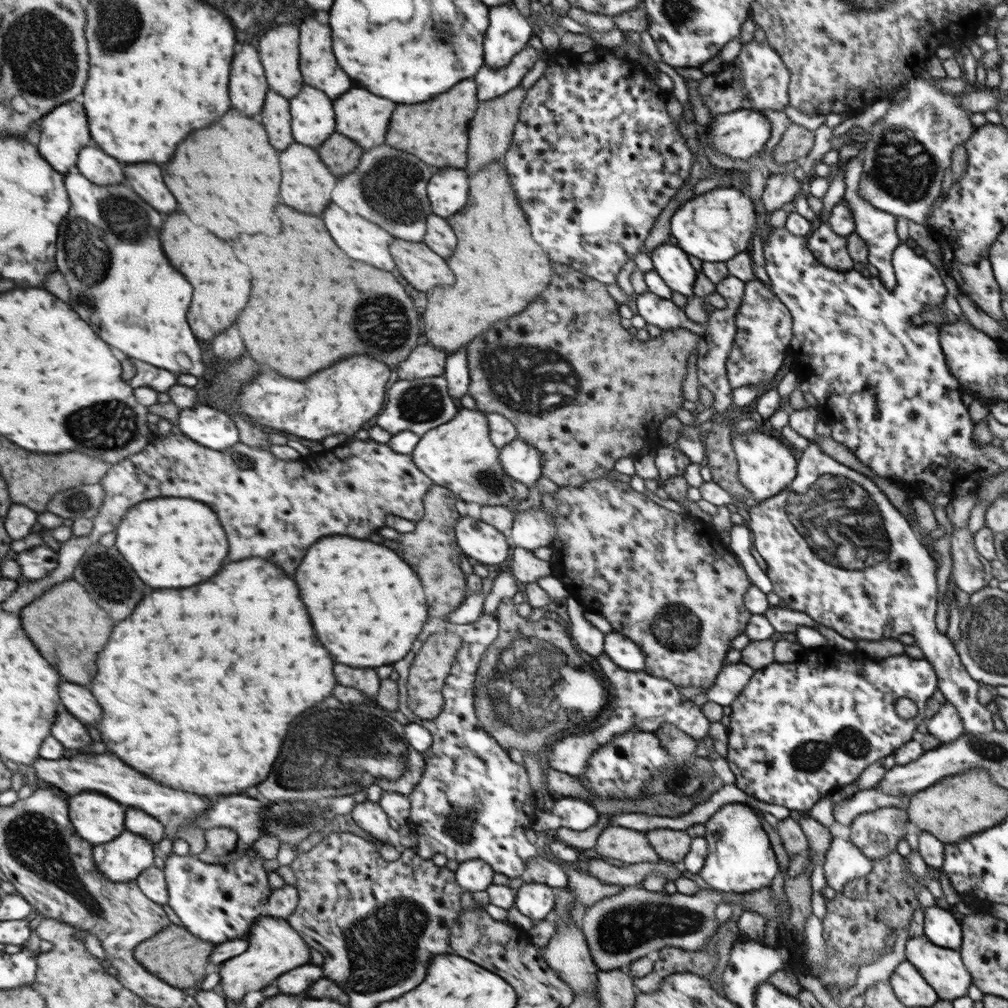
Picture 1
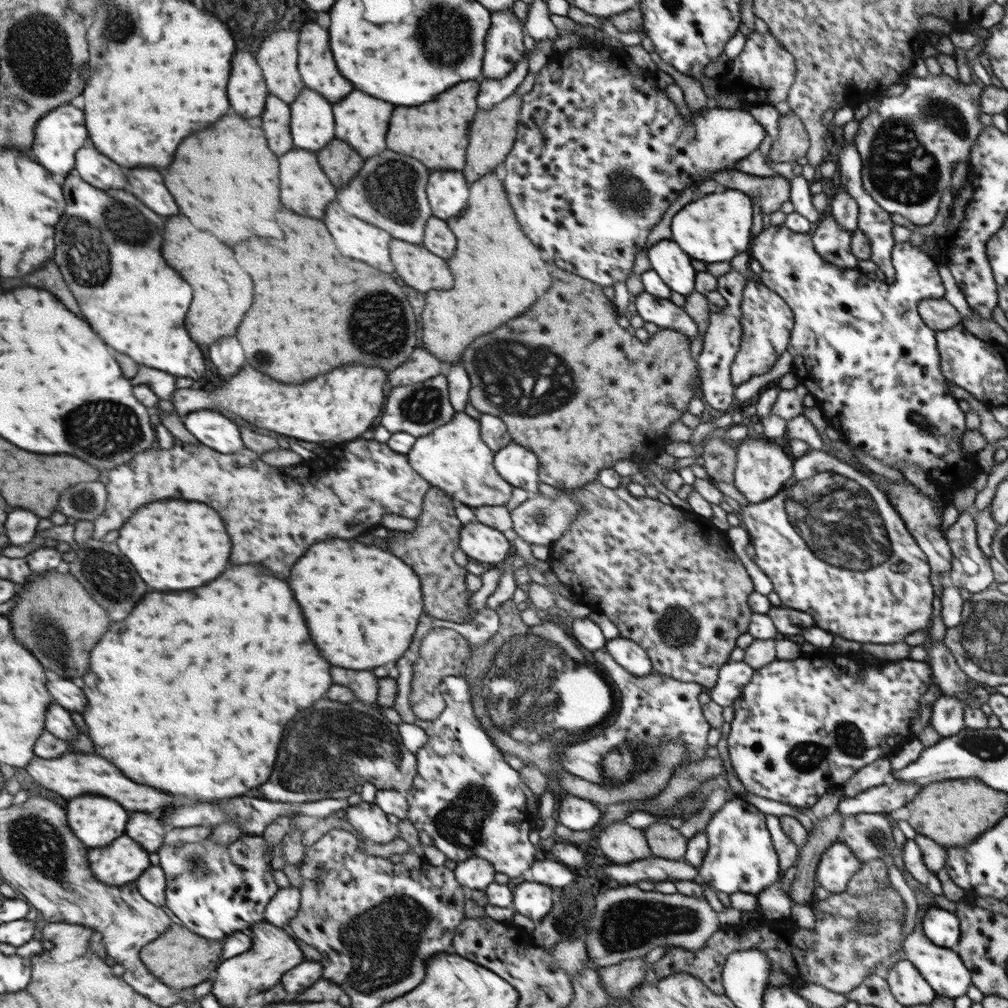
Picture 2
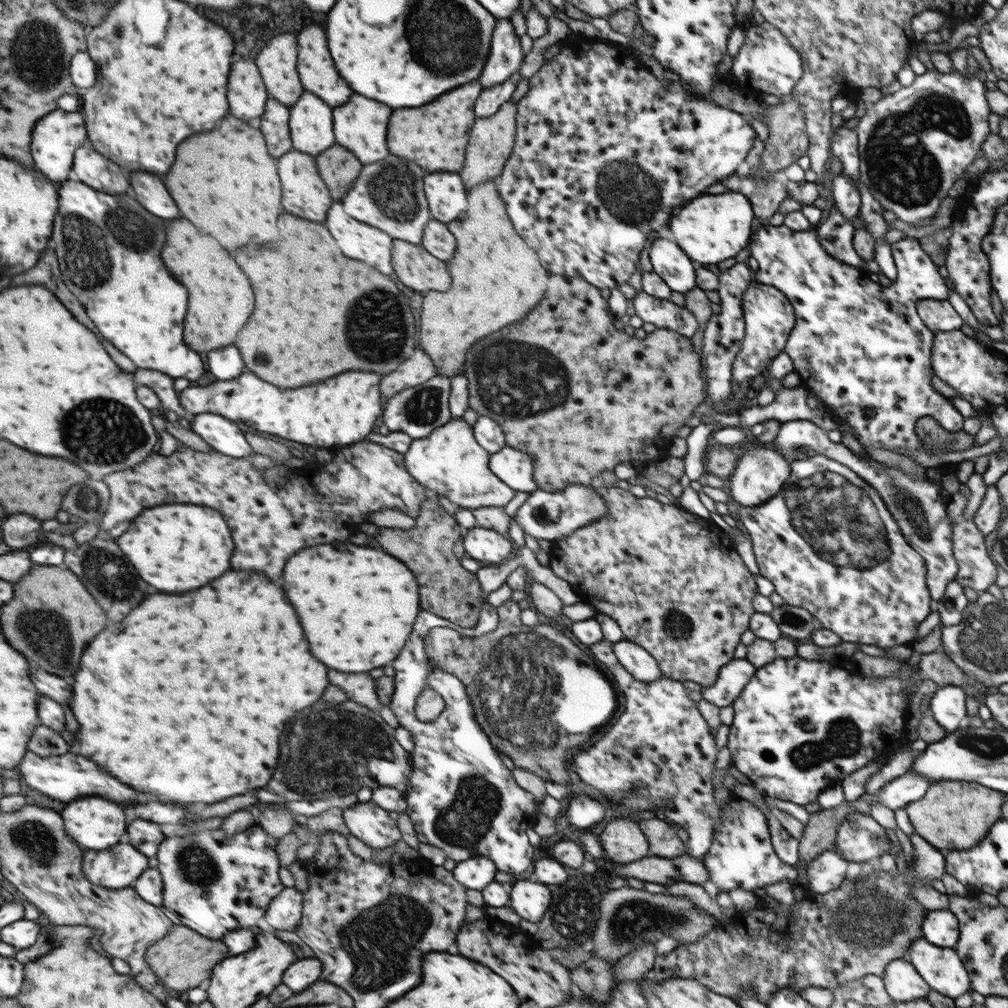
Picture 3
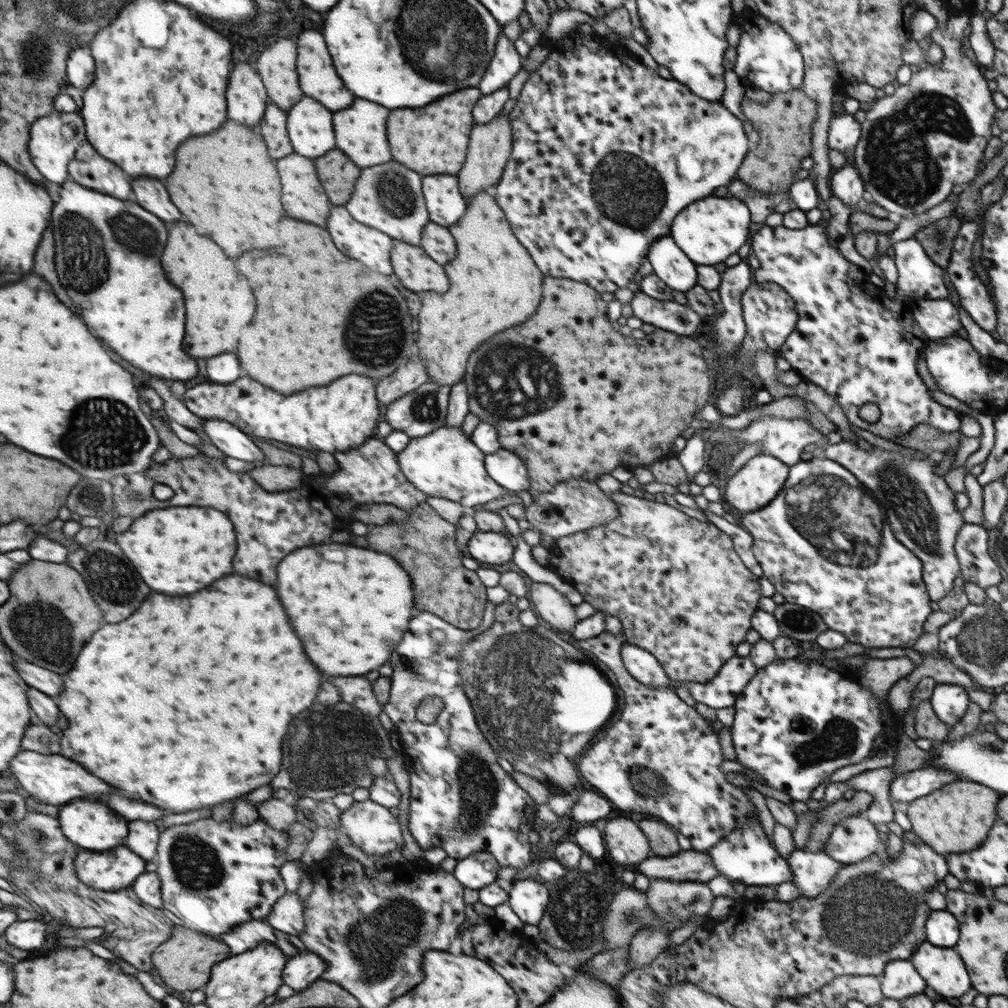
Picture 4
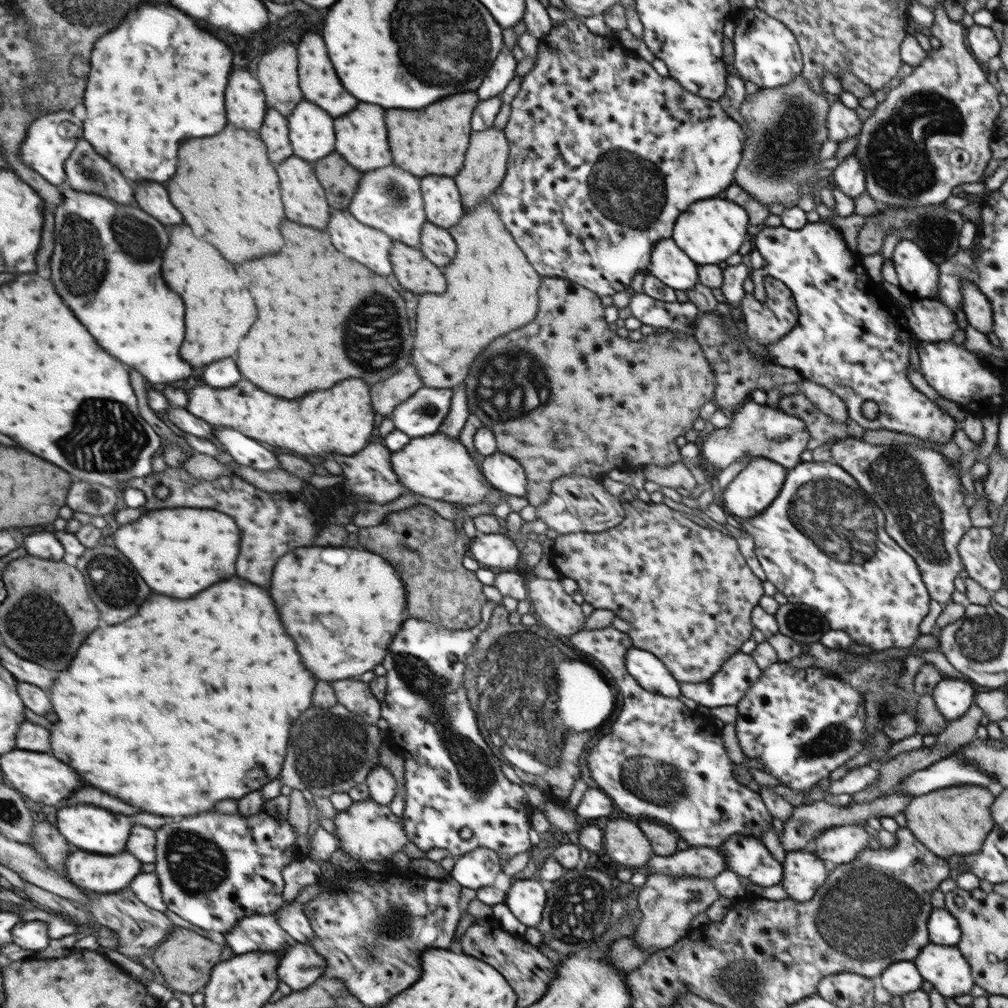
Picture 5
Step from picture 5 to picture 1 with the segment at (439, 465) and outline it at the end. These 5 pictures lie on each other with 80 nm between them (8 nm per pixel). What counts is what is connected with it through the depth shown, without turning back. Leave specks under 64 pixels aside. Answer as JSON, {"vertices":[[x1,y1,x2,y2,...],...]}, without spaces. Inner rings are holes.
{"vertices":[[461,407,453,420,432,428,421,436,410,453,416,467,433,482,454,492,464,503,506,507,513,498,513,479,499,462,500,449,489,440,489,425,484,413]]}

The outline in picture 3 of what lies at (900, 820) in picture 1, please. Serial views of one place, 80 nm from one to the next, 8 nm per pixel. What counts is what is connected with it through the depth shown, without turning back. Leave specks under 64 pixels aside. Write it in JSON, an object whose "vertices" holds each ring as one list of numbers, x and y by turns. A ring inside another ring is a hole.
{"vertices":[[852,811,837,827,835,850,847,862,870,862,890,851,891,841,869,813]]}

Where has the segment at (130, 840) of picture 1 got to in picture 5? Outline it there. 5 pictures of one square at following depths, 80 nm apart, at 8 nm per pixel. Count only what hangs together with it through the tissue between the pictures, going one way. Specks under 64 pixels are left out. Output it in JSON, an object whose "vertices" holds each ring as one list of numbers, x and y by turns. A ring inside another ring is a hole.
{"vertices":[[74,849,71,857,67,859,66,877,79,888,93,893,111,894,127,889,135,881,135,878,141,873,143,863,139,858,135,858,133,853,128,851,111,855,93,854,81,849]]}

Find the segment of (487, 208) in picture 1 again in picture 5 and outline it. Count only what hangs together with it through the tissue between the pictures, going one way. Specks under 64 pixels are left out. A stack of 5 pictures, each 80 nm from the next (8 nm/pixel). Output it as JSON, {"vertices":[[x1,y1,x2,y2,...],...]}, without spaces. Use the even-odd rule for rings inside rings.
{"vertices":[[493,200,467,211,459,226,450,227,450,231,459,240,455,264,442,267,451,288,443,294,427,294,417,304,415,352,411,356,422,386,453,390,465,383,467,366,487,344,533,320,539,276,501,222]]}

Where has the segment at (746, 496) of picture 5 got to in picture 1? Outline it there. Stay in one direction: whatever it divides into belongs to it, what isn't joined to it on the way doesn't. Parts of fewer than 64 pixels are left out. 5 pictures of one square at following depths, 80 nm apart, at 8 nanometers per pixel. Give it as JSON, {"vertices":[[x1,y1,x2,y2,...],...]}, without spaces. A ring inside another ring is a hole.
{"vertices":[[742,434,732,441,732,450,738,462,738,477,740,483,750,495,758,501,775,496,785,489,795,478,795,458,787,446,777,442,775,438,761,434]]}

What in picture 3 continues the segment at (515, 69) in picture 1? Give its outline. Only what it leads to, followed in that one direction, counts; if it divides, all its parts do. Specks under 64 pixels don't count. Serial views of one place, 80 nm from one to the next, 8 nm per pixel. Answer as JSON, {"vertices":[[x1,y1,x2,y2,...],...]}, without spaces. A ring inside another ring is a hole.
{"vertices":[[514,72,509,79,503,81,501,84,495,84,495,86,490,86,489,88,482,88,477,102,474,103,476,118,491,116,494,112,497,112,503,103,509,101,513,90,515,90,515,85,519,80,520,74]]}

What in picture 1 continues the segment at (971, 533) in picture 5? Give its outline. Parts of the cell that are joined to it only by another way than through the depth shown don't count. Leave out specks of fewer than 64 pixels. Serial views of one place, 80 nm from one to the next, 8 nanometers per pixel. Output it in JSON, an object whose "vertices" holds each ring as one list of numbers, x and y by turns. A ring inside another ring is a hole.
{"vertices":[[967,527,953,528,949,542,952,558,949,578,956,588,970,595,987,587,987,582,992,578,989,561,974,549]]}

